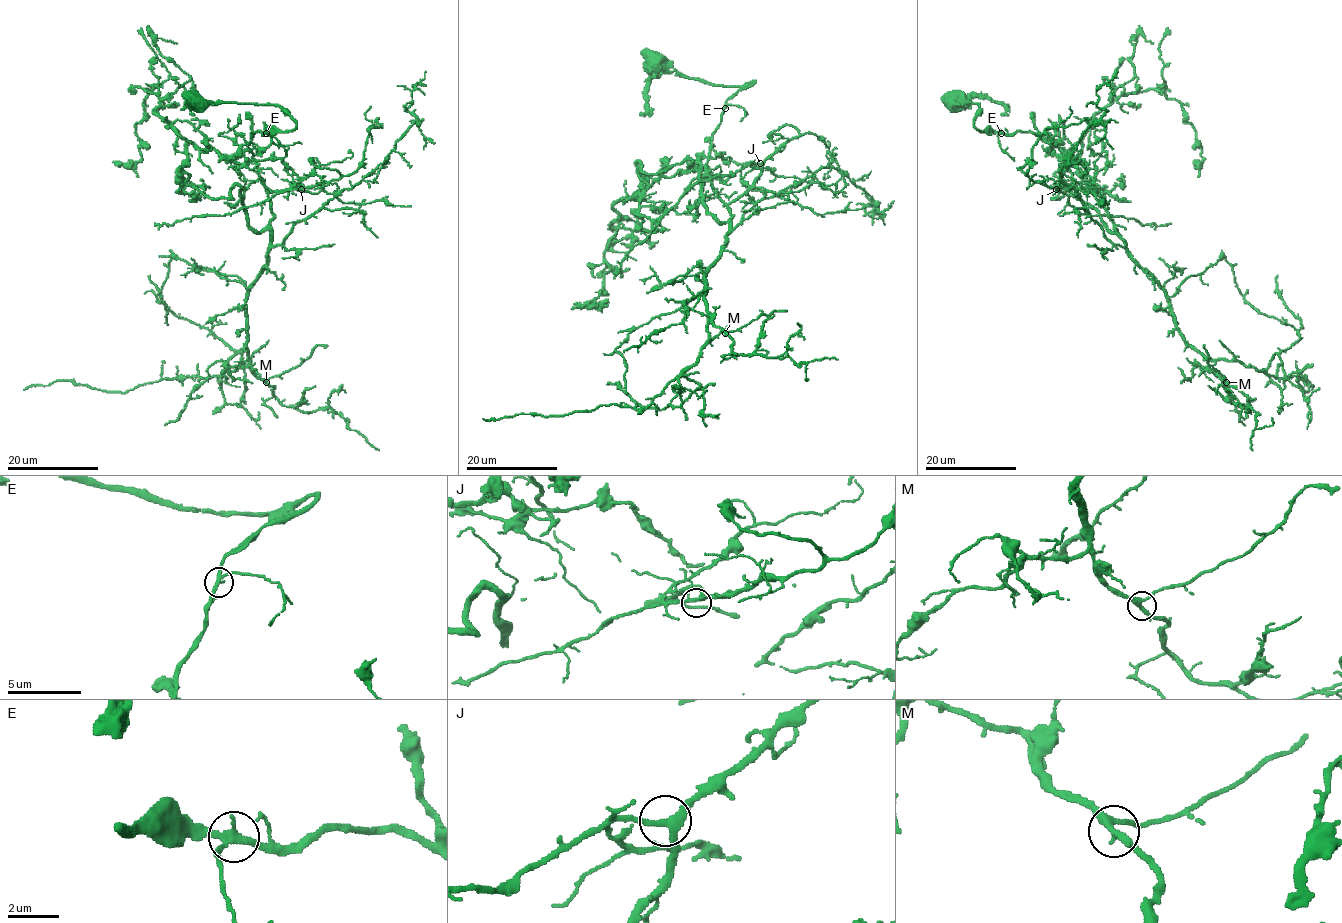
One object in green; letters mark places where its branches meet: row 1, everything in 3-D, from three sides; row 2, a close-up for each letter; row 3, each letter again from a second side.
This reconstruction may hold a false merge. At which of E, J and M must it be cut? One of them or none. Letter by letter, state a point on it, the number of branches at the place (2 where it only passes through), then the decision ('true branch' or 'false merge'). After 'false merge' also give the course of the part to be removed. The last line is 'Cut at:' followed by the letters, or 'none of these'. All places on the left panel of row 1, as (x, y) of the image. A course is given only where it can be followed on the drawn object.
E: (266, 133) | 3 | true branch
J: (301, 189) | 3 | true branch
M: (266, 382) | 3 | true branch
Cut at: none of these

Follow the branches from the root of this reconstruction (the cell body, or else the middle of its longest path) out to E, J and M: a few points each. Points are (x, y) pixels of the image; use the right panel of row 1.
E: (955, 100), (962, 98), (964, 103), (979, 105), (974, 121), (978, 130), (1000, 132)
J: (955, 100), (979, 105), (978, 130), (1040, 134), (1082, 159), (1097, 190), (1069, 185), (1056, 189)
M: (955, 100), (979, 105), (978, 130), (1040, 134), (1085, 161), (1125, 249), (1166, 294), (1179, 334), (1226, 382)

